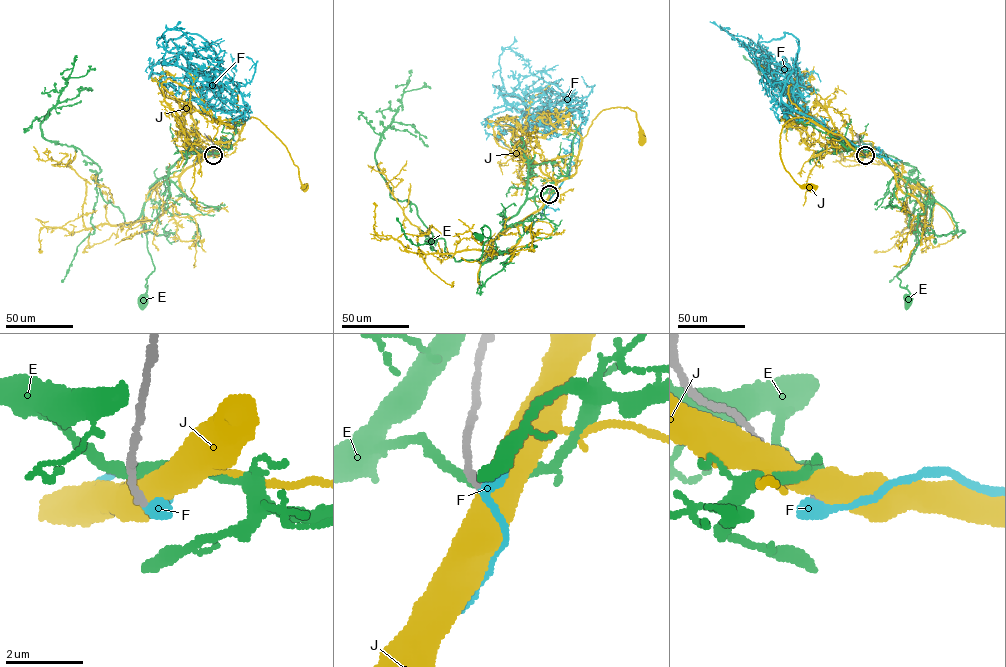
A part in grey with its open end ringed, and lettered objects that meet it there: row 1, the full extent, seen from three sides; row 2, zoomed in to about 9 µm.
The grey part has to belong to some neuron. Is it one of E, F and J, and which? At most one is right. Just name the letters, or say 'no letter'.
F

